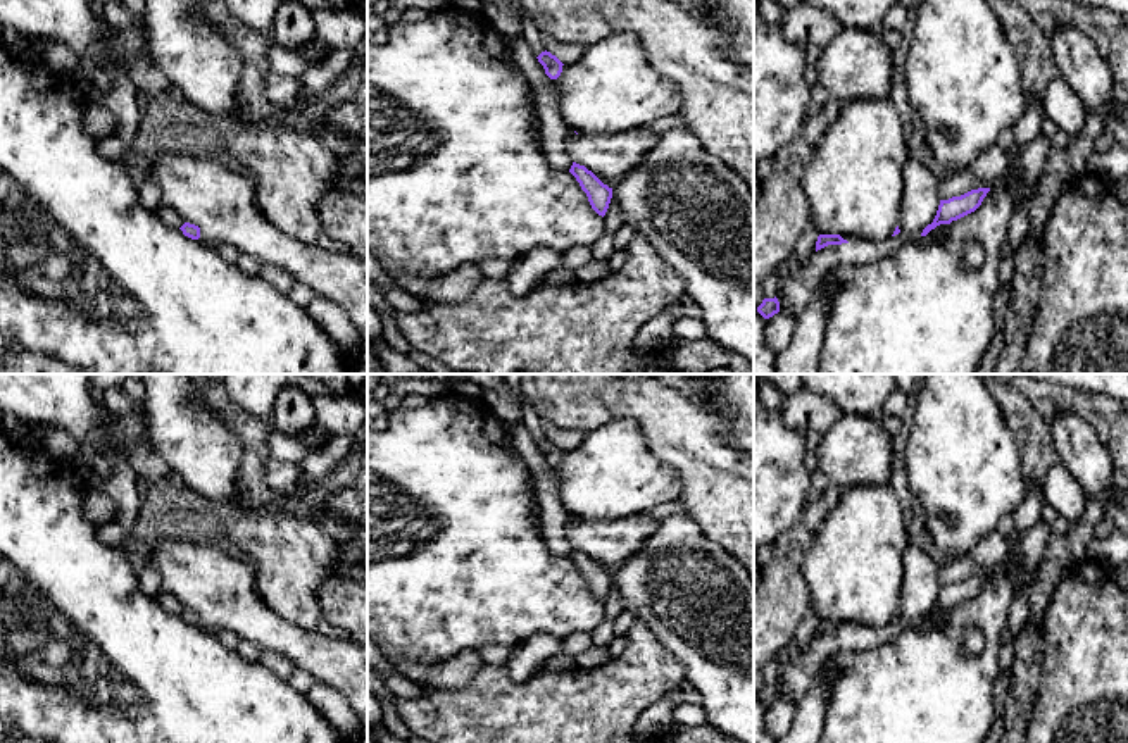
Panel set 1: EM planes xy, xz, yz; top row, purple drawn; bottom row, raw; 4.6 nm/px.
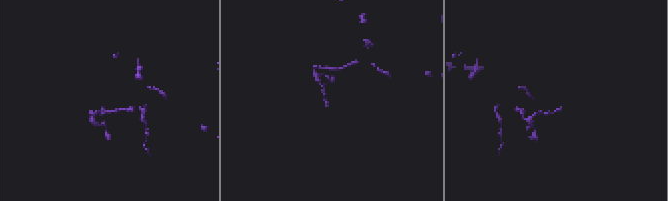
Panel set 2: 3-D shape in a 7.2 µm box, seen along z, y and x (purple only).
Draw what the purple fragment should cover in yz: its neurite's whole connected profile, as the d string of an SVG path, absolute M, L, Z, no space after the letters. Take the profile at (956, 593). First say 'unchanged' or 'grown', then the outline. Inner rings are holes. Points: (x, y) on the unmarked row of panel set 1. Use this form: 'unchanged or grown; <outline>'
unchanged; M978 574L978 576L968 578L961 583L940 586L933 609L923 615L921 622L926 622L931 615L935 615L940 610L950 610L952 607L957 607L957 605L974 598L981 591L981 588L988 578L990 578L990 574Z

